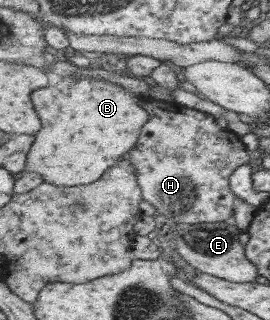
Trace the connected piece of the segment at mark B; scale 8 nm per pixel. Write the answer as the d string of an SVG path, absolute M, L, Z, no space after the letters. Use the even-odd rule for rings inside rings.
M66 76L56 87L36 90L34 93L36 111L44 119L44 109L50 111L50 125L36 135L36 143L30 151L27 168L18 172L18 177L35 171L46 177L46 183L56 183L60 187L88 185L98 181L112 165L116 165L124 153L135 149L143 127L151 115L141 105L143 97L132 95L130 91L108 81L82 76Z

